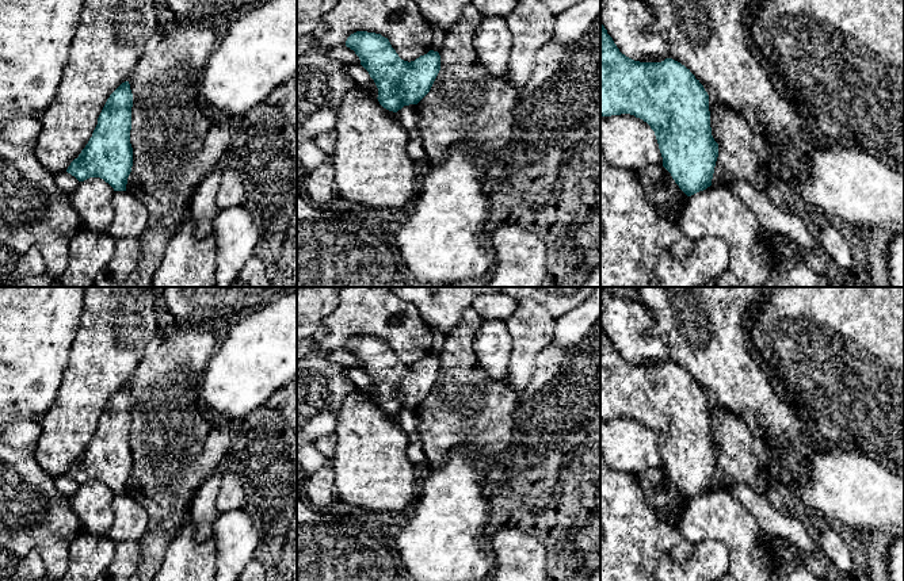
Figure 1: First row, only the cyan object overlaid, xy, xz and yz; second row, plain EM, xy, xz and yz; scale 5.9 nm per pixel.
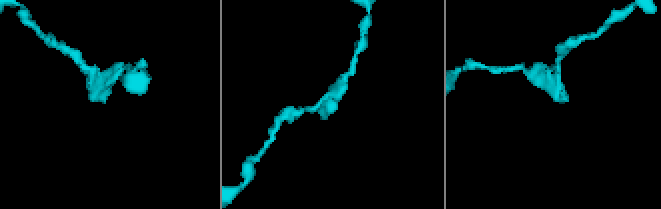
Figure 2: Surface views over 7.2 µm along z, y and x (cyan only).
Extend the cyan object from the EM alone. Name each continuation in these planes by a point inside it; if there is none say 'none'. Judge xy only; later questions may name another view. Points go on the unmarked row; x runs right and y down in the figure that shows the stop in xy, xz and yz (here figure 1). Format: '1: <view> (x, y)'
none

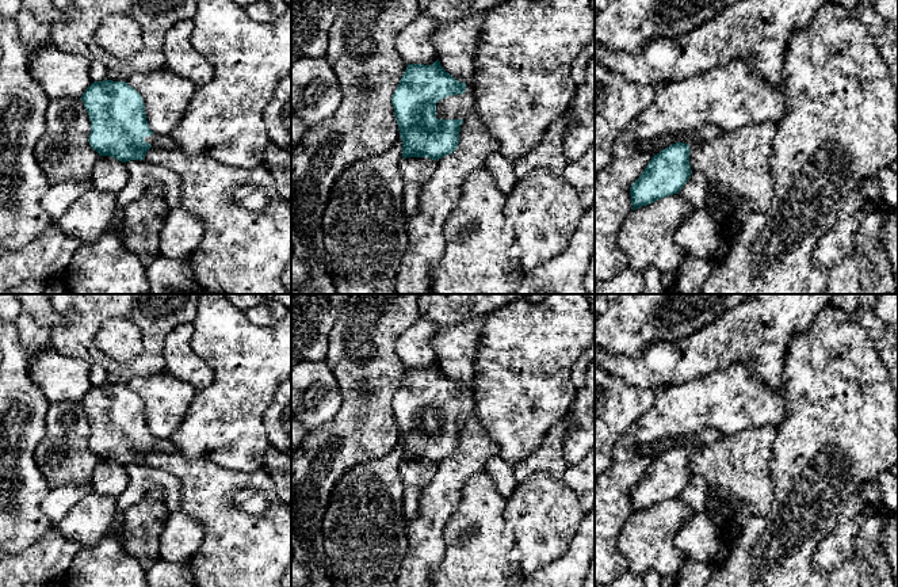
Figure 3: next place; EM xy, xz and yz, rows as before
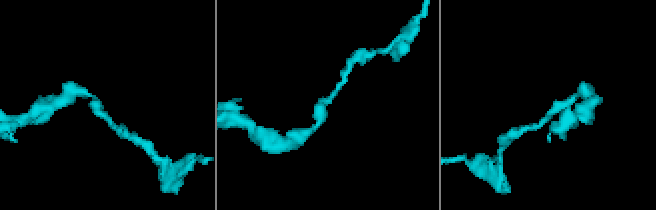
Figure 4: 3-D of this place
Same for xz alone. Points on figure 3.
1: xz (457, 410)

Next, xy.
1: xy (155, 443)

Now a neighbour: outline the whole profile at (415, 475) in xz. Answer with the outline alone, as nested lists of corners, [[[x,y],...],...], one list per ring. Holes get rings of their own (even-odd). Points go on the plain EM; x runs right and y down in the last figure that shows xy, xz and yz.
[[[406,461],[400,466],[400,477],[404,484],[405,517],[413,521],[419,515],[423,491],[432,481],[437,465],[428,461]]]

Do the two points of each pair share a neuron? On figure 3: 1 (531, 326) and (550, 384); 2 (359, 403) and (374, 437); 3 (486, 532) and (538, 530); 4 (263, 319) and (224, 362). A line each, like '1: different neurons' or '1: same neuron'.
1: same neuron
2: same neuron
3: different neurons
4: different neurons

